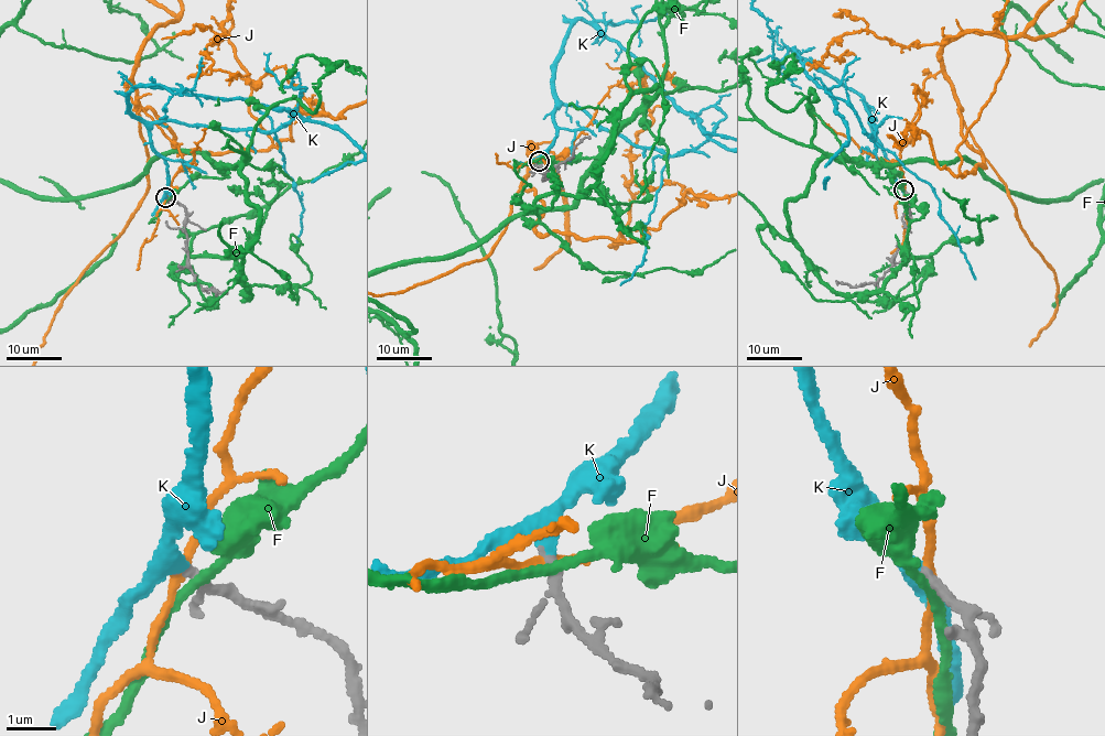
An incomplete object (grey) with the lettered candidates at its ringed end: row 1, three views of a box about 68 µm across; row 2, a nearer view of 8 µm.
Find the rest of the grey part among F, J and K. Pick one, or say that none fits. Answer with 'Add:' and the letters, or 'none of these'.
Add: K

